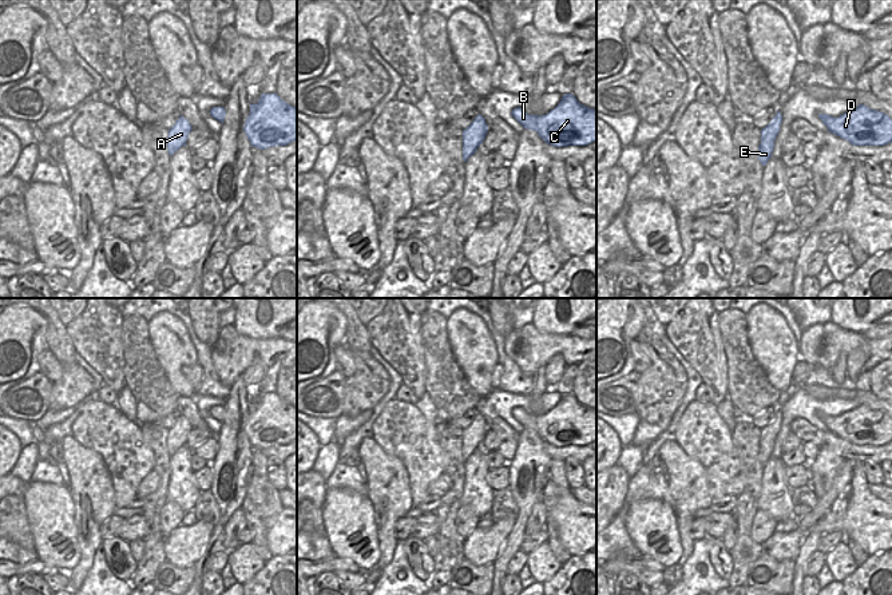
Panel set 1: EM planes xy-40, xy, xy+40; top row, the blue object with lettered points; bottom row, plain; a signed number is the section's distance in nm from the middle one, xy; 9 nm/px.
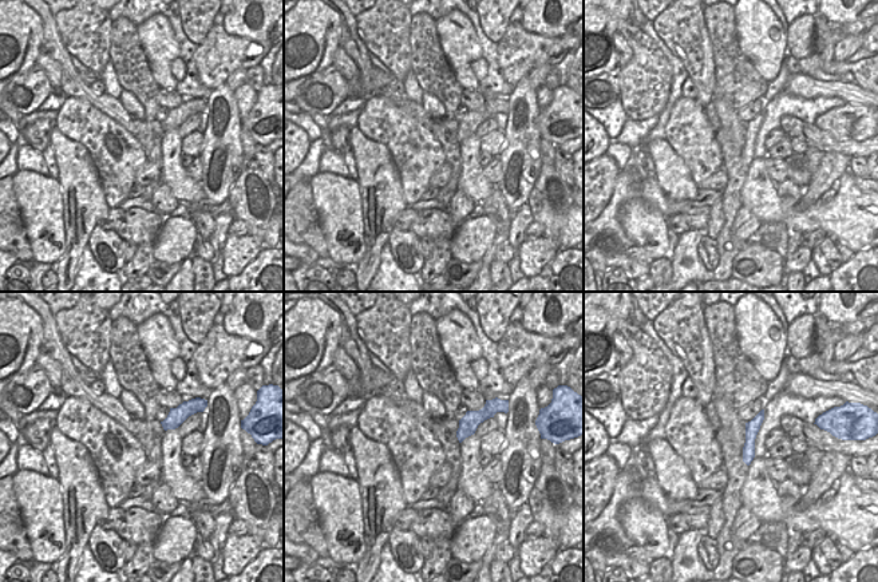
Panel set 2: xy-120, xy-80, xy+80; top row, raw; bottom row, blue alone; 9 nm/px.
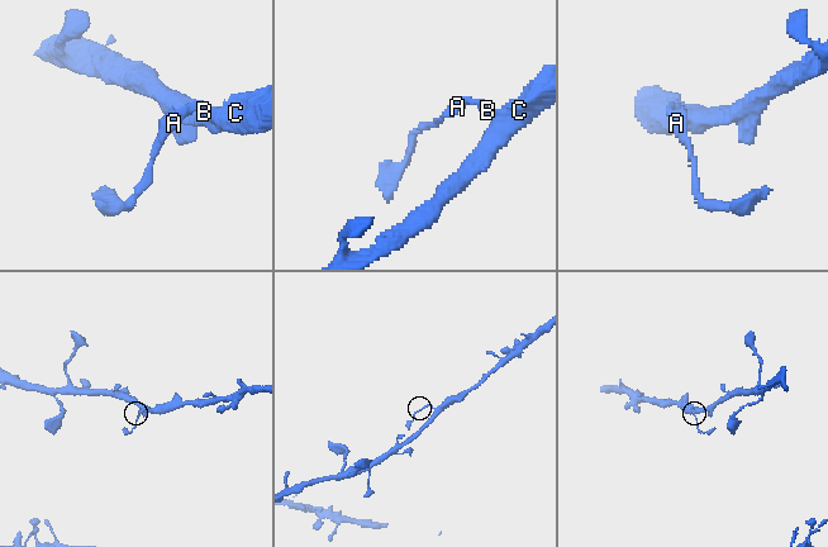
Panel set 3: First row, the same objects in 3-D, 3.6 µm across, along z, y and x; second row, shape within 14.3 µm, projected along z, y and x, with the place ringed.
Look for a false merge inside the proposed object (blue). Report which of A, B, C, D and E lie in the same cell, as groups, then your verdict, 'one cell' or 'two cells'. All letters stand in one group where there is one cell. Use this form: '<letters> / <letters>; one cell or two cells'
A B E / C D; two cells

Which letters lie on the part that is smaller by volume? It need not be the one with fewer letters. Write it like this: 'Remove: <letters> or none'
Remove: A, B, E

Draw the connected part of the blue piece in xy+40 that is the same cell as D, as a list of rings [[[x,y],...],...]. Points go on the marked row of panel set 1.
[[[859,104],[853,111],[828,119],[828,131],[853,146],[885,146],[892,142],[892,119]]]

